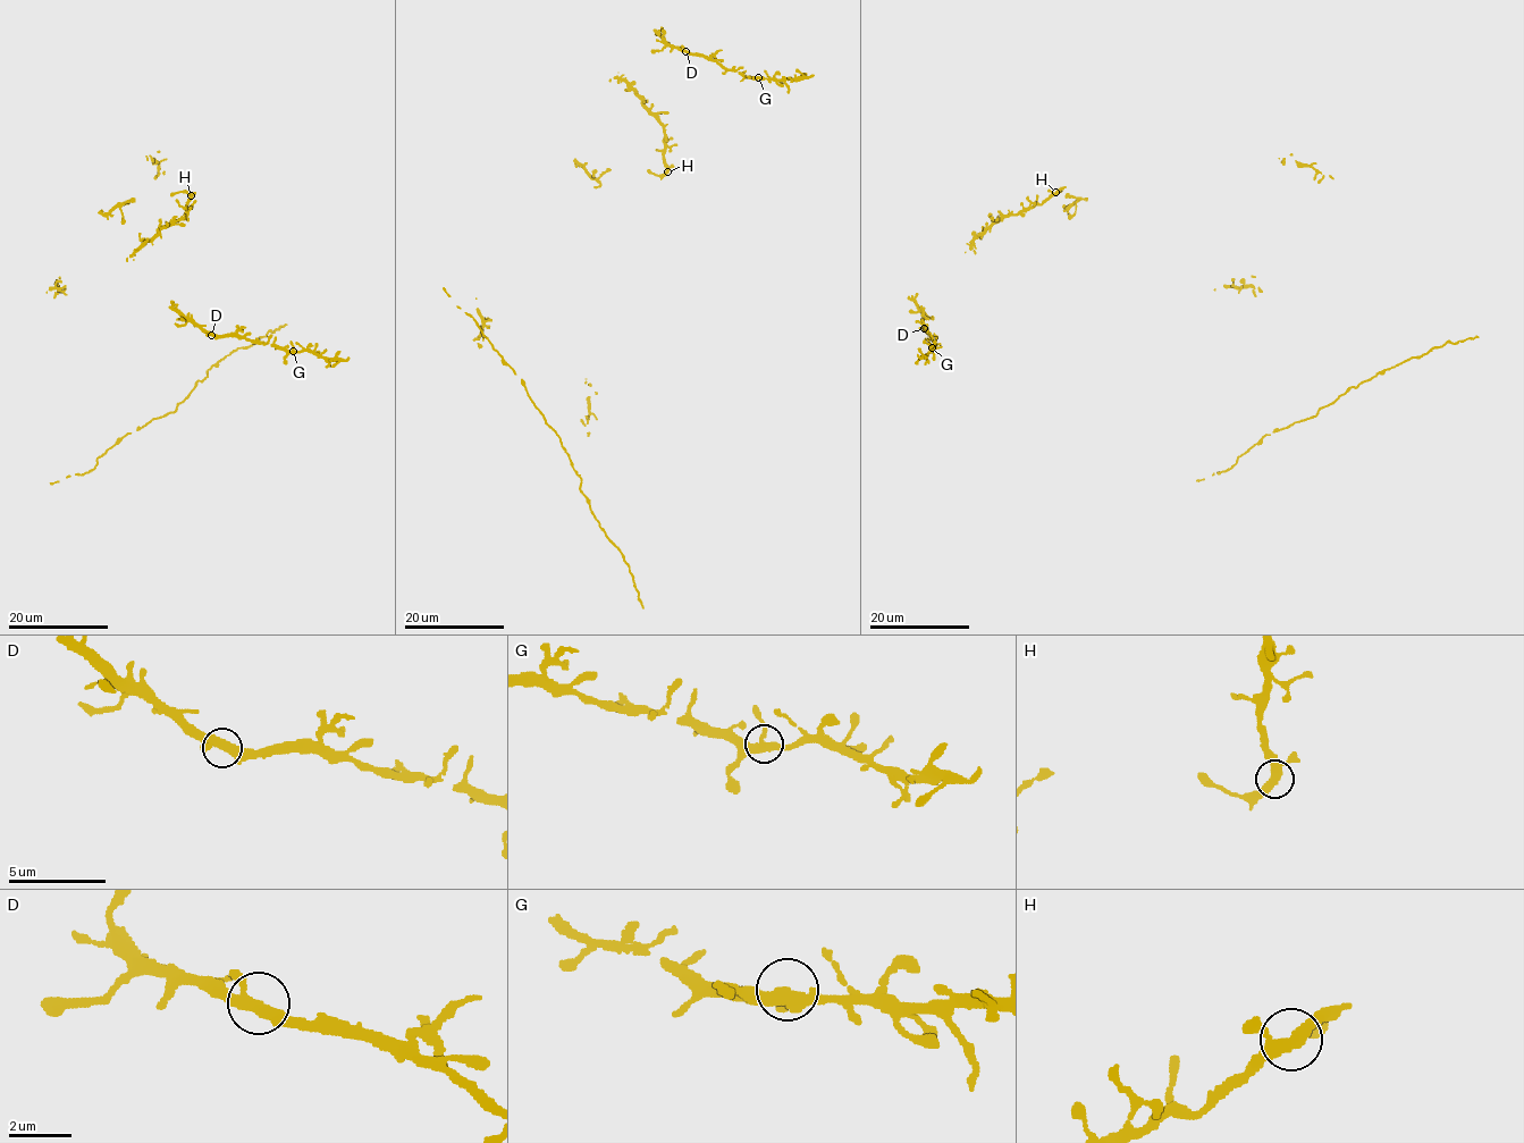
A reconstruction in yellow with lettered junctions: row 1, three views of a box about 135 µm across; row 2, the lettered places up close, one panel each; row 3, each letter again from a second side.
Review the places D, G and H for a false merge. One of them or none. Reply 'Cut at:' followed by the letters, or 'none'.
Cut at: none

